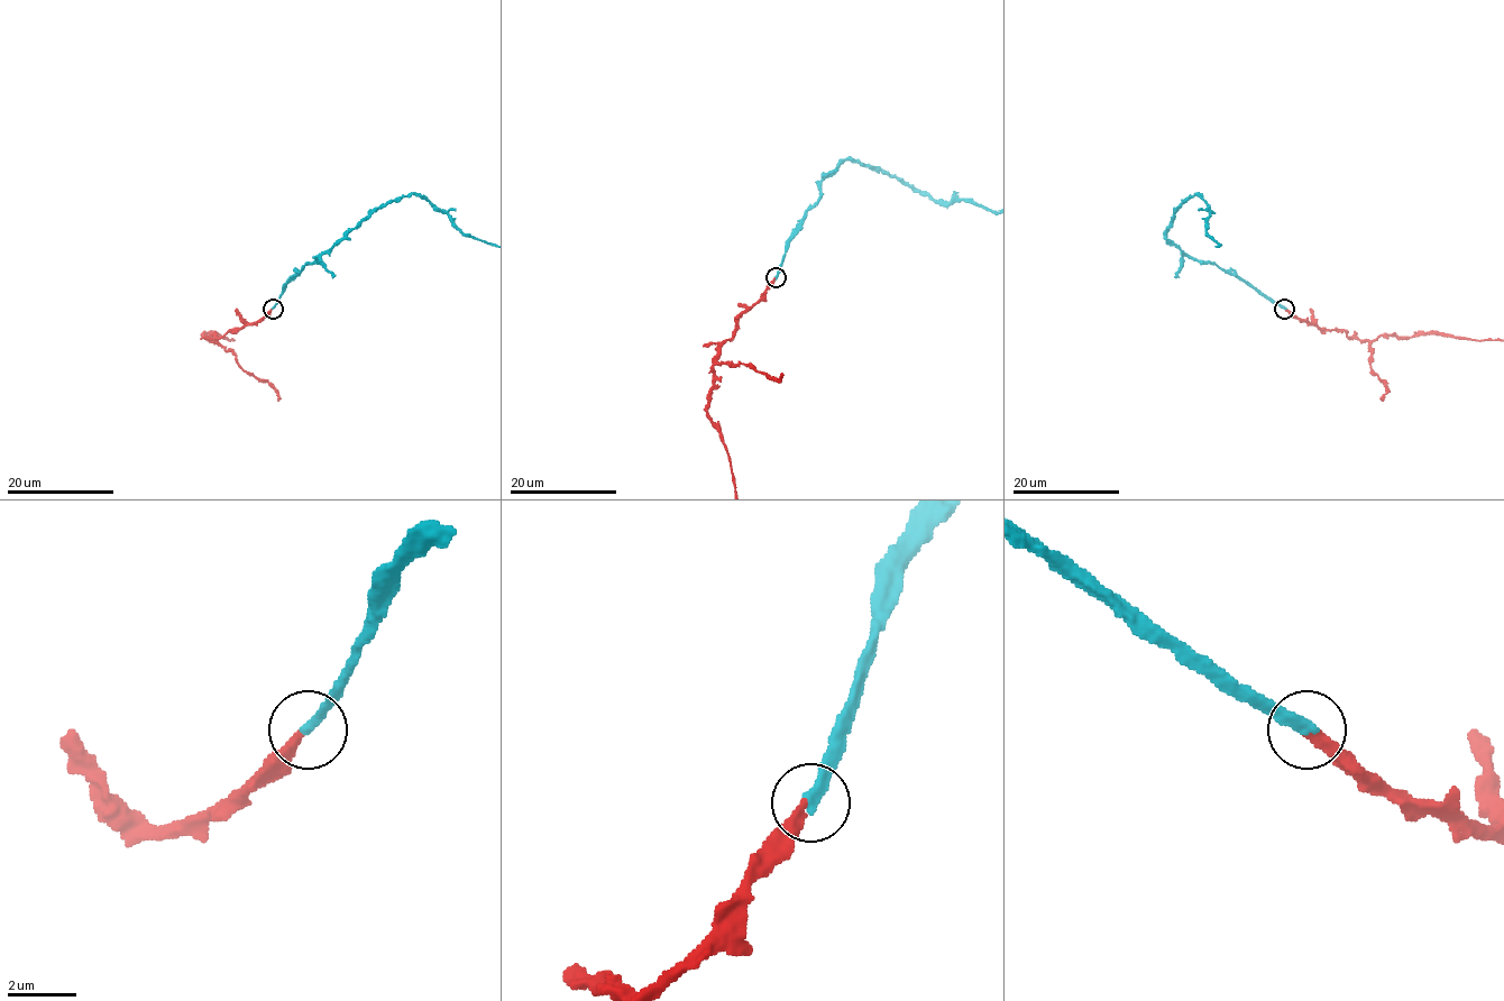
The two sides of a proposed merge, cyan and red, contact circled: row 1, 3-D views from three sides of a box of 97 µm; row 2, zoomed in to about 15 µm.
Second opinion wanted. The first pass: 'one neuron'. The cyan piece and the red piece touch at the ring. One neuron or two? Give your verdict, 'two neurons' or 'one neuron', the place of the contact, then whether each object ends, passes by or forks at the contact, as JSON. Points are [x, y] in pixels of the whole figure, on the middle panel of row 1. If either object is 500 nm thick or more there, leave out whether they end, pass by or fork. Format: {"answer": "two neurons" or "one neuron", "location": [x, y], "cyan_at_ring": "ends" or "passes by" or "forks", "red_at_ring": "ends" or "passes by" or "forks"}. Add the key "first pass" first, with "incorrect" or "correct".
{"first pass": "correct", "answer": "one neuron", "location": [776, 277], "cyan_at_ring": "ends", "red_at_ring": "ends"}

